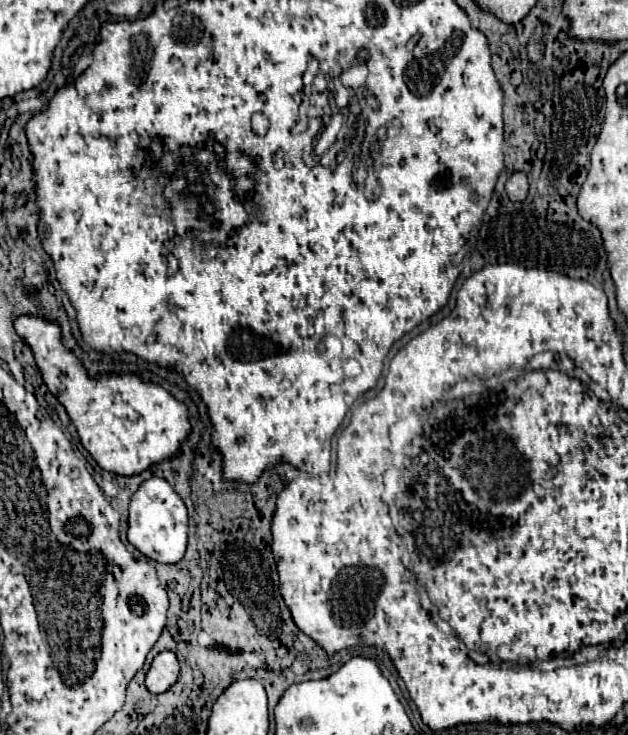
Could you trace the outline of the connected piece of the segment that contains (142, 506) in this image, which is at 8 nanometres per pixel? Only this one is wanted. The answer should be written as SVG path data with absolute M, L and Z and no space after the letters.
M152 477L140 485L130 501L128 541L146 557L158 563L182 561L188 547L188 509L182 497L172 489L166 479Z

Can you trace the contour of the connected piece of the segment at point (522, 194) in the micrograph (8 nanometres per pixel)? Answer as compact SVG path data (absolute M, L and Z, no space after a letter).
M516 171L508 177L506 181L506 193L510 197L510 201L524 201L528 195L528 179L524 173Z

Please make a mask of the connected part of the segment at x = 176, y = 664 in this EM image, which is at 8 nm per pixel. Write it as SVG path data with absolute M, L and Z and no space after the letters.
M164 651L154 657L150 671L146 673L146 687L150 693L166 693L180 677L180 661L172 651Z

